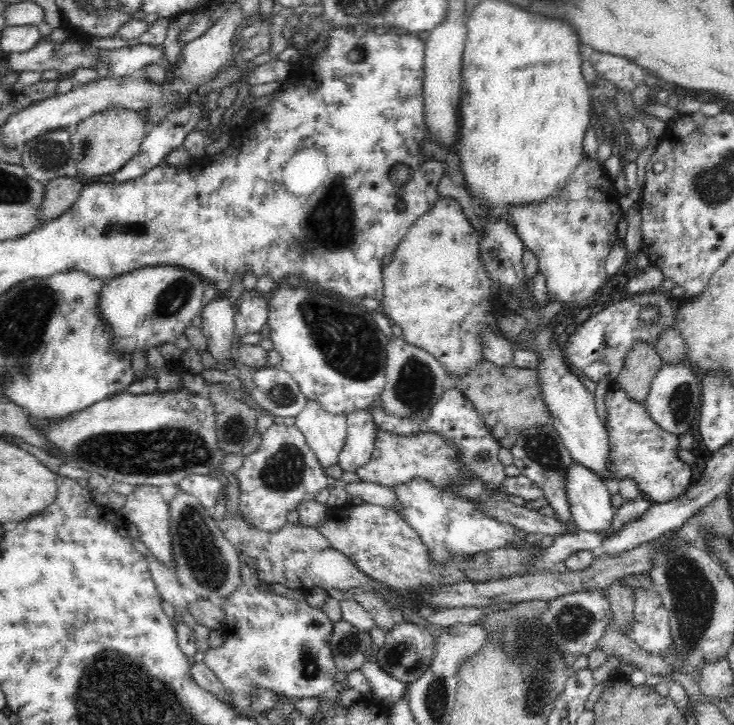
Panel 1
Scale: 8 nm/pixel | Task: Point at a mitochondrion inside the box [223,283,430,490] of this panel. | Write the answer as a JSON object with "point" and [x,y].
{"point":[350,345]}

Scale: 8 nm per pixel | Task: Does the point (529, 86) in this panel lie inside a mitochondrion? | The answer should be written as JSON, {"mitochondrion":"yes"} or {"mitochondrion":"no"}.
{"mitochondrion":"no"}

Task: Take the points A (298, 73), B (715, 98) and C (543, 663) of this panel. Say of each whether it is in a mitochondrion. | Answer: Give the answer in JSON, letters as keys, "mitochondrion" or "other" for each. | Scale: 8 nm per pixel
{"A":"other","B":"other","C":"mitochondrion"}

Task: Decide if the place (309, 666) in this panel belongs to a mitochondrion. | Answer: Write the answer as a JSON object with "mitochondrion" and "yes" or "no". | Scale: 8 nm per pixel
{"mitochondrion":"yes"}

